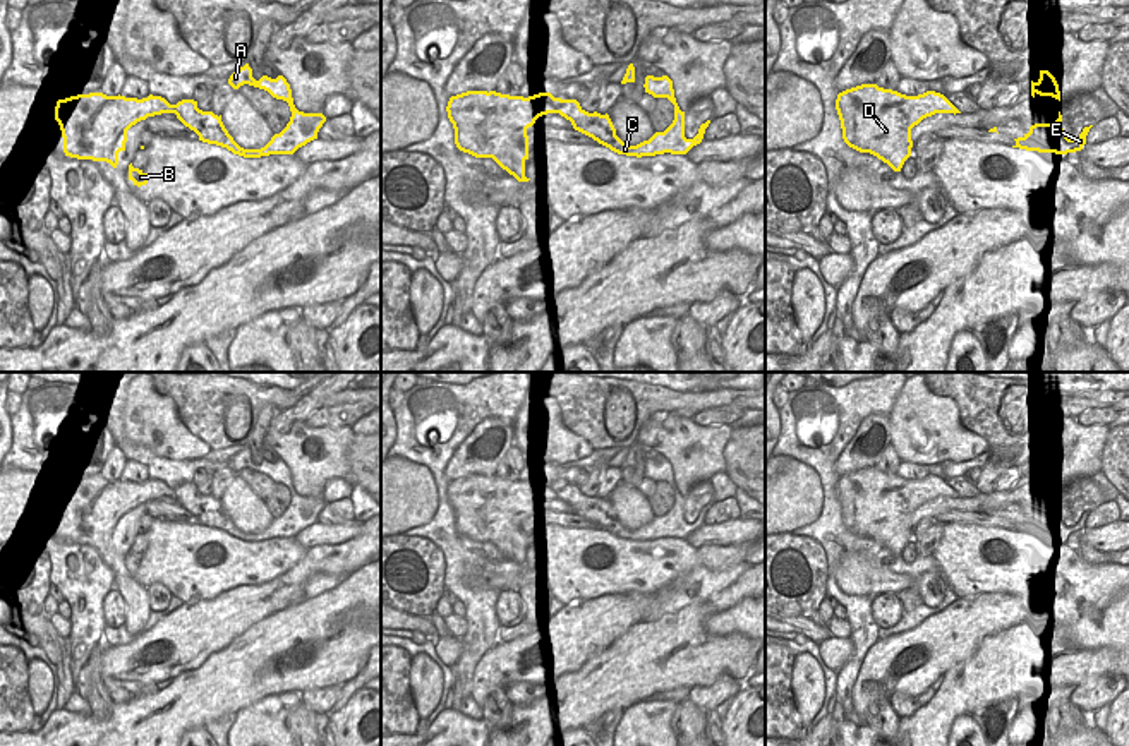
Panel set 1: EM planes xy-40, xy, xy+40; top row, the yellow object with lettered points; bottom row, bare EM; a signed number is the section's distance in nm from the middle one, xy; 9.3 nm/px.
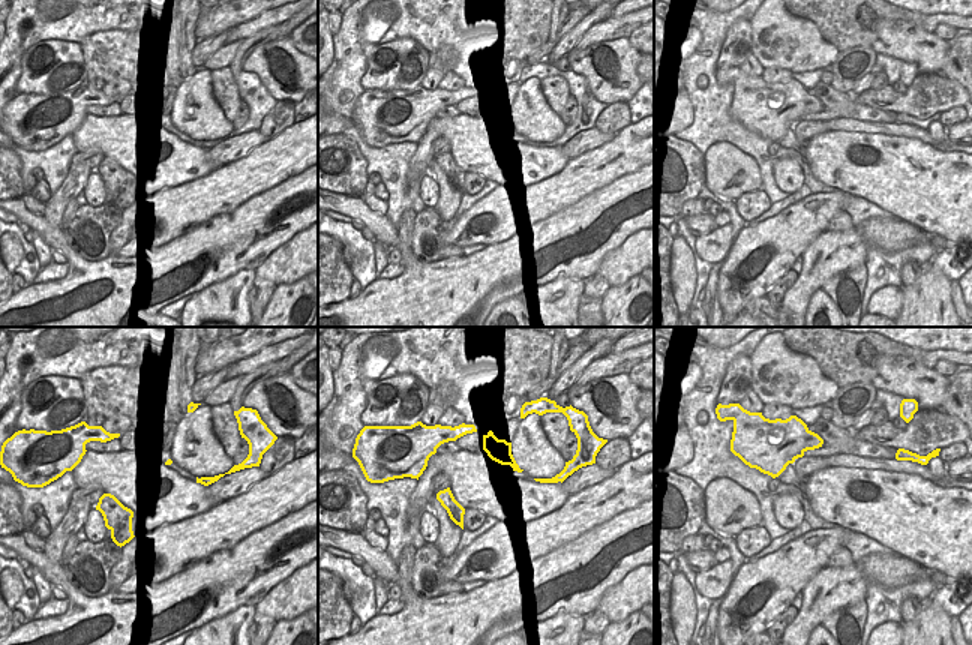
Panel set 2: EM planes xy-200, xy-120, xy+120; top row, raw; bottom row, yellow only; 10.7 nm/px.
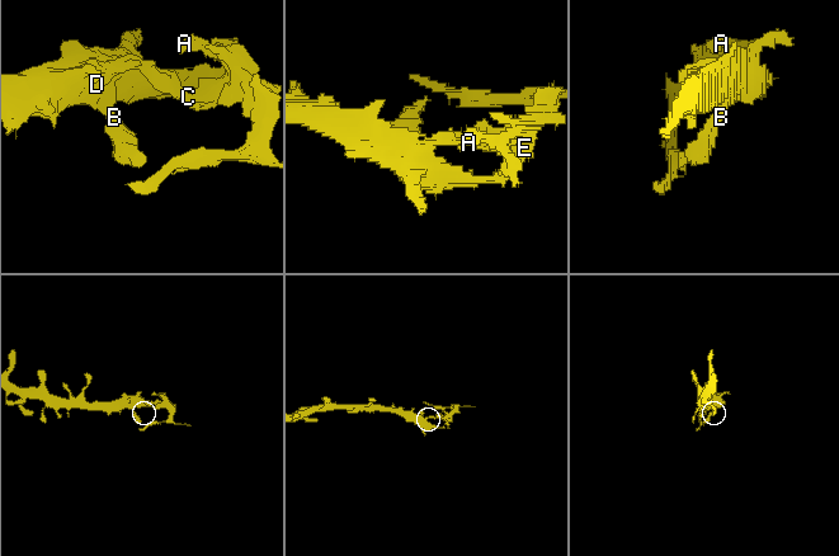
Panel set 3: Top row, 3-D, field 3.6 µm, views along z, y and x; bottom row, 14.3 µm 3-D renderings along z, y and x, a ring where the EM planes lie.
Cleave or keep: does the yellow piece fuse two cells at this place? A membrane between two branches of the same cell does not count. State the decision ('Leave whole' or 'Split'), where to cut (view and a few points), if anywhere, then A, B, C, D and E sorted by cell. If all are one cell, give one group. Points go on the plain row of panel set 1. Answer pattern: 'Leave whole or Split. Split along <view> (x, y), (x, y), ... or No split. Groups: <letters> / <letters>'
Split. Split along xy (567, 484), (558, 496). Groups: A C E / B D

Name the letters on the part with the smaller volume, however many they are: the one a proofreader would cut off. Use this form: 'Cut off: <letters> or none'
Cut off: A, C, E

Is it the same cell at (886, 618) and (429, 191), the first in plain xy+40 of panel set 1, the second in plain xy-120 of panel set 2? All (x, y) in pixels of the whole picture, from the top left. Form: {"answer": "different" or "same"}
{"answer": "same"}

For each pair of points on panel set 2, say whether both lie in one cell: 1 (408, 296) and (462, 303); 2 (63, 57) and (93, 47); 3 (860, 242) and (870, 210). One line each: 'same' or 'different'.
1: same
2: different
3: different

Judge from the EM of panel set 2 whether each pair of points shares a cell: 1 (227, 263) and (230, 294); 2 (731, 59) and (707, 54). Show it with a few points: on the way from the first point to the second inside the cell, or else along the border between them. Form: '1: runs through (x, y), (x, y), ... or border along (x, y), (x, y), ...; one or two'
1: border along (254, 269), (240, 269), (195, 291); two
2: border along (732, 24), (726, 33), (717, 68); two

